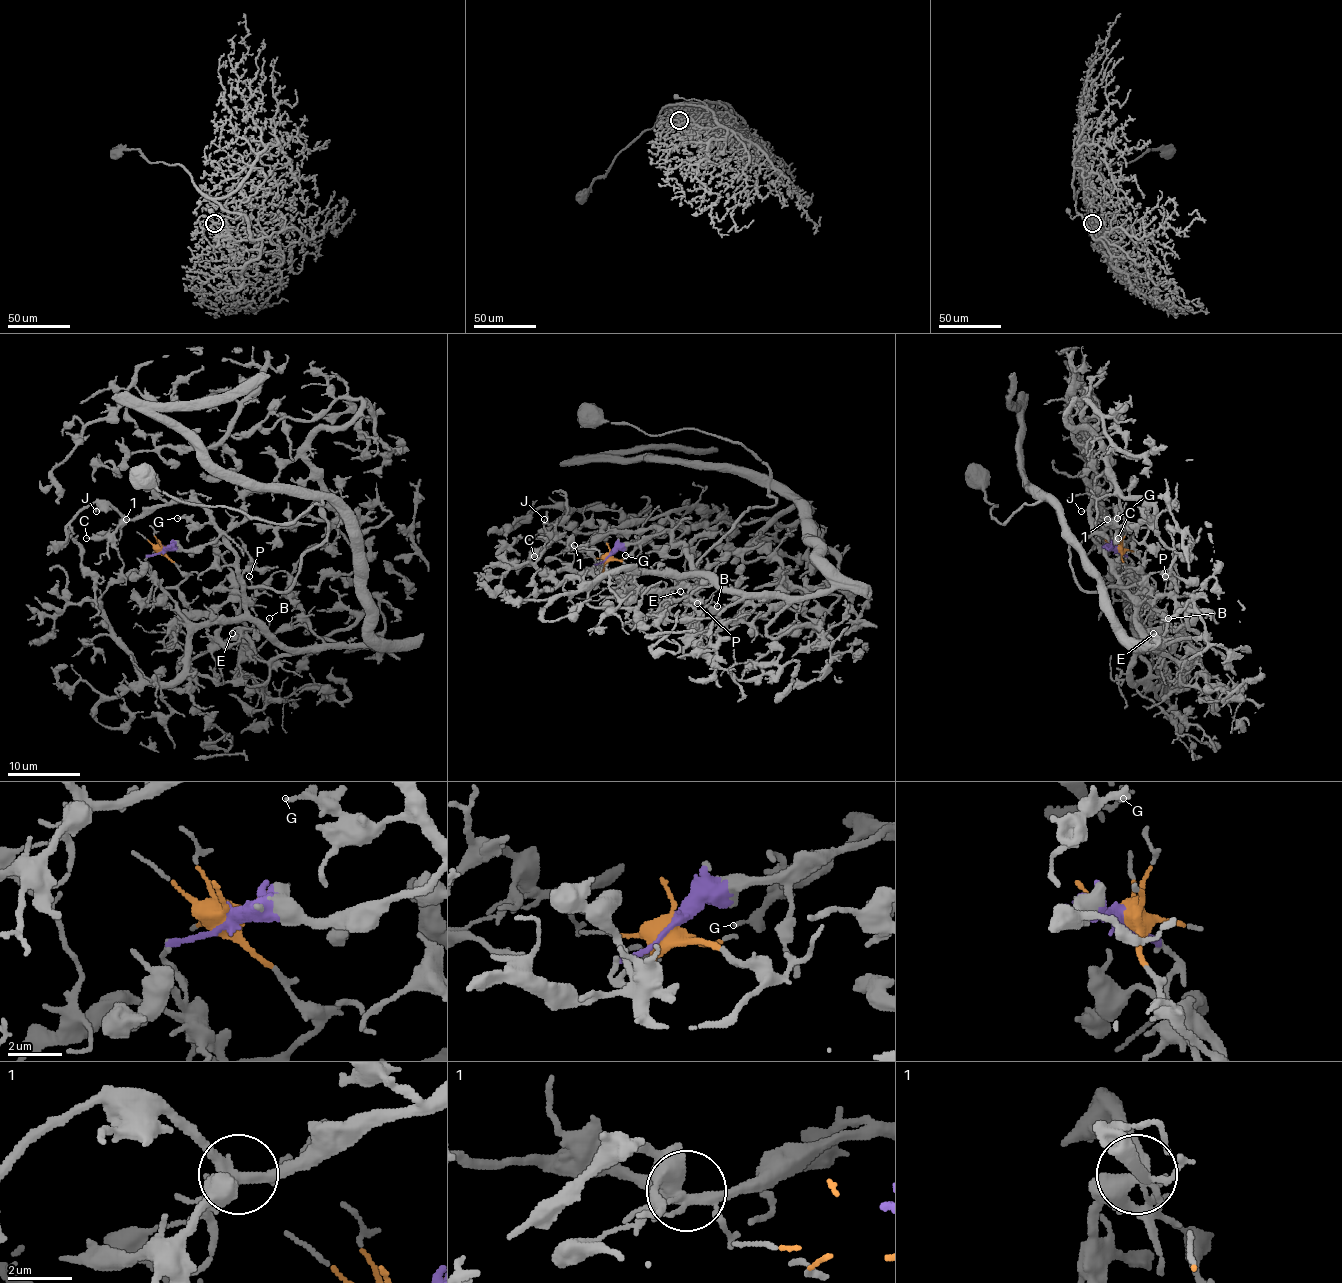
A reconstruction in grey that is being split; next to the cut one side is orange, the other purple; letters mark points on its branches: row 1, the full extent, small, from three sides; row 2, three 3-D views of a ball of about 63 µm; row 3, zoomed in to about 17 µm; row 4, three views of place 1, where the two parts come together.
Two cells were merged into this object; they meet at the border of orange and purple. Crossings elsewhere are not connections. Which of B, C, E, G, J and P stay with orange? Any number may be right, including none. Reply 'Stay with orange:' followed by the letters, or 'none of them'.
Stay with orange: B, E, P

